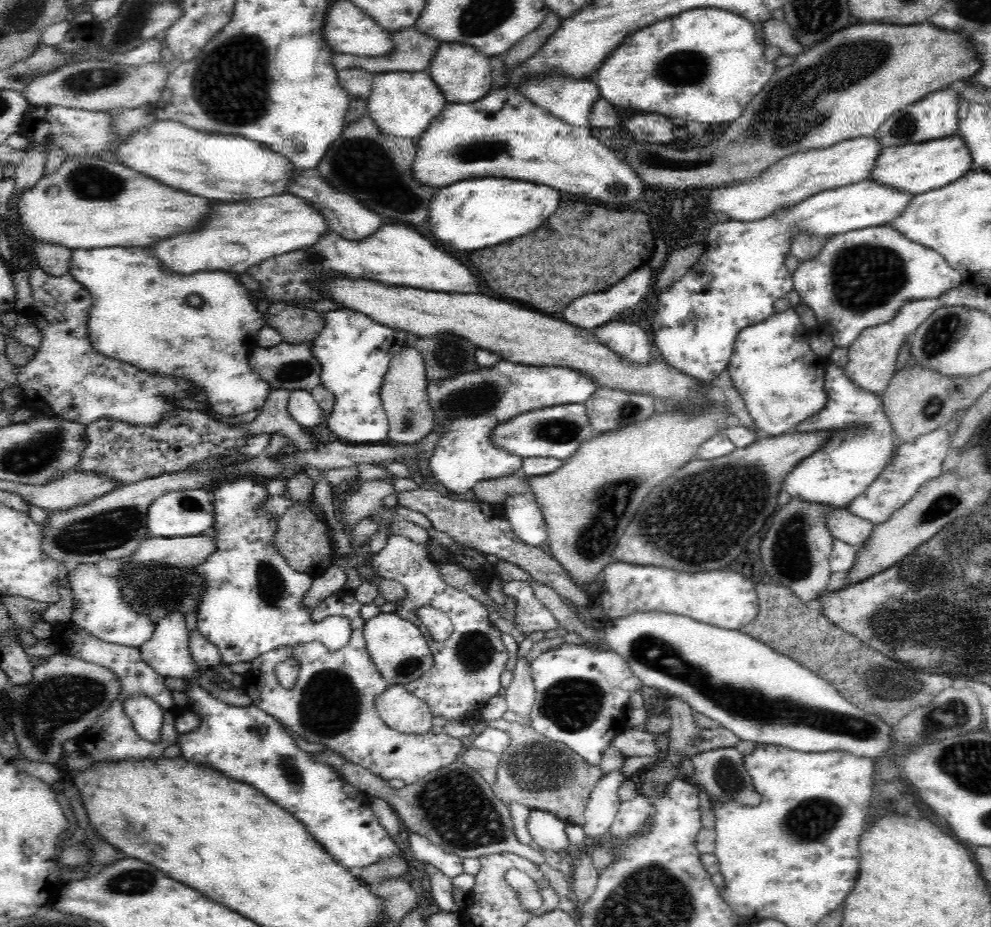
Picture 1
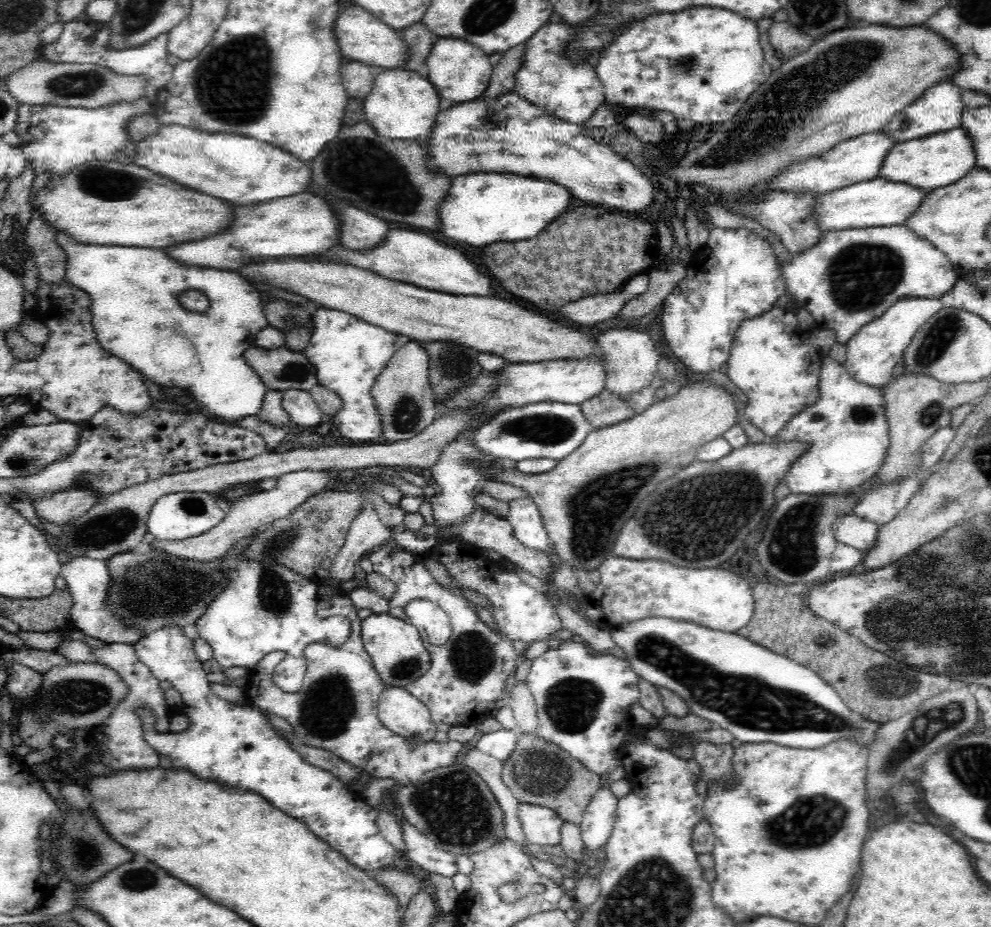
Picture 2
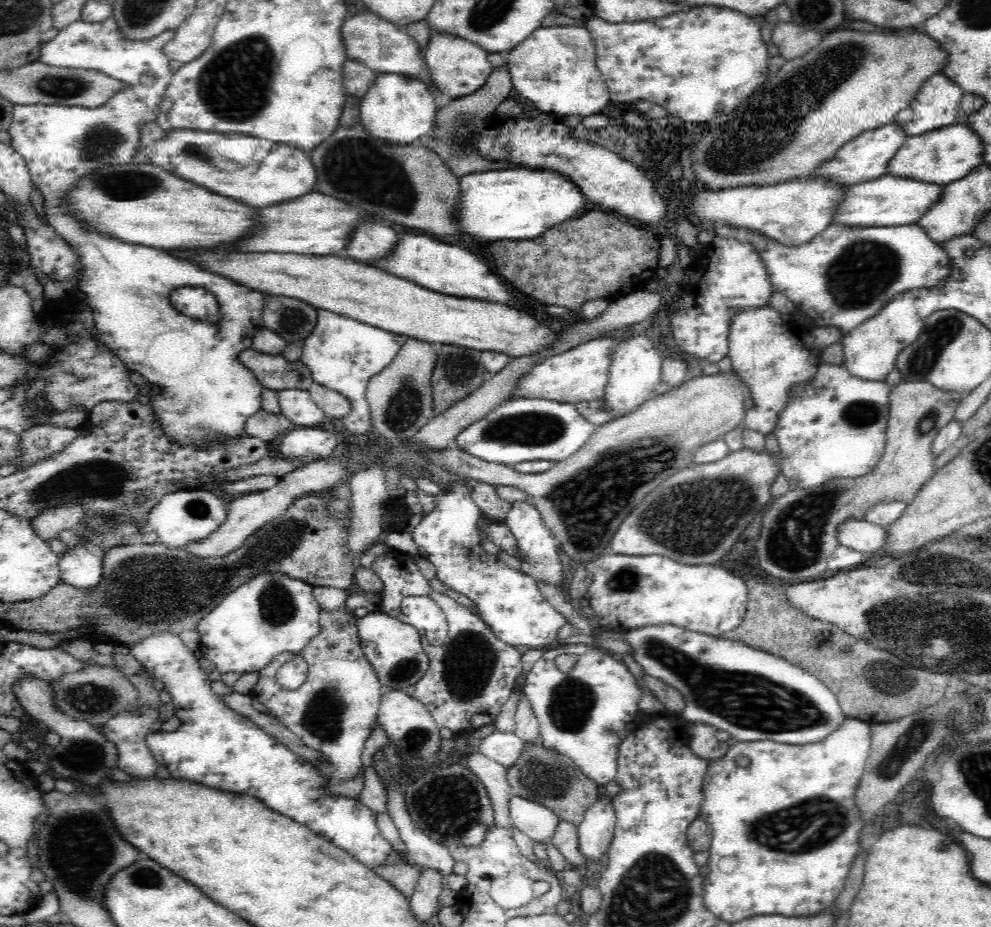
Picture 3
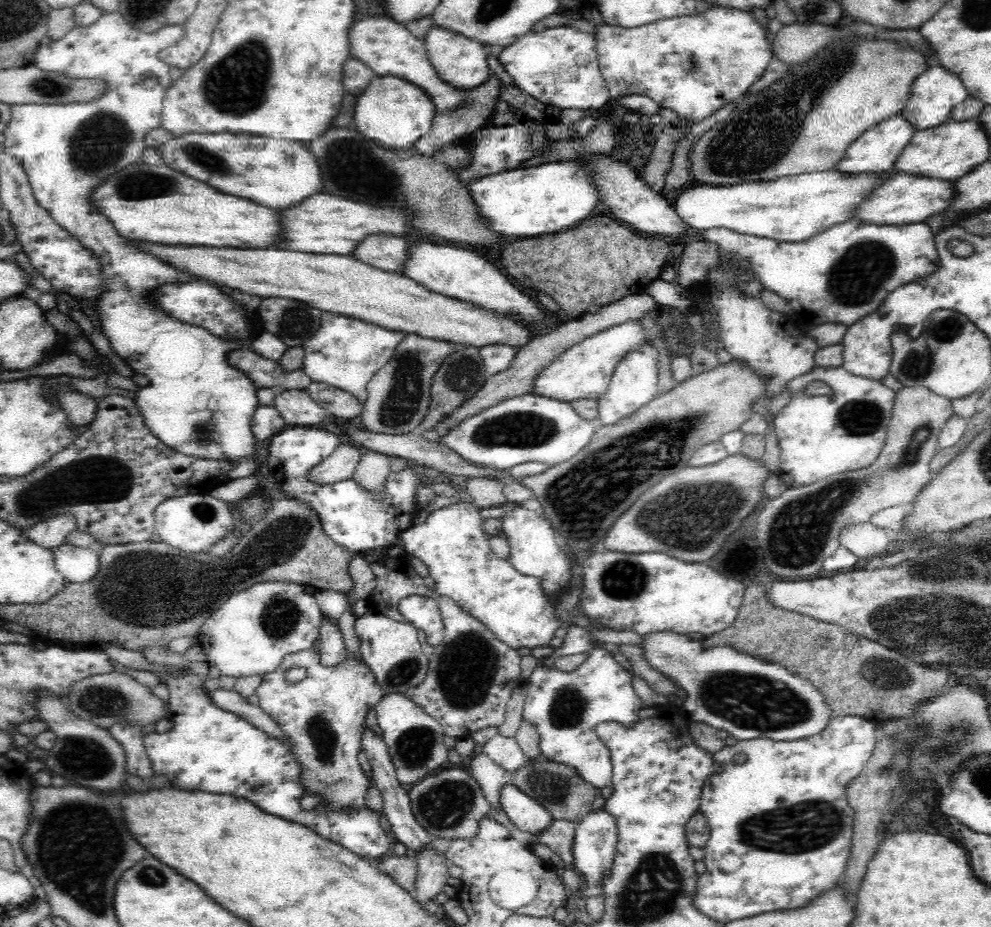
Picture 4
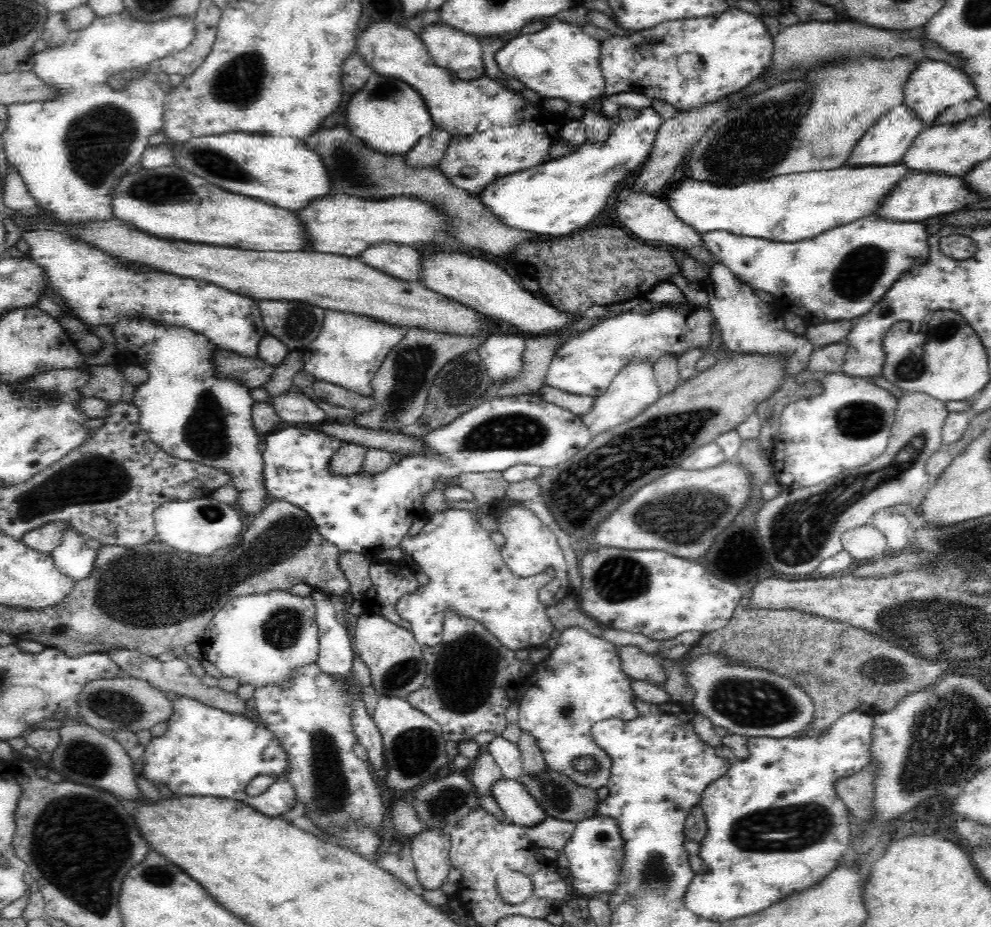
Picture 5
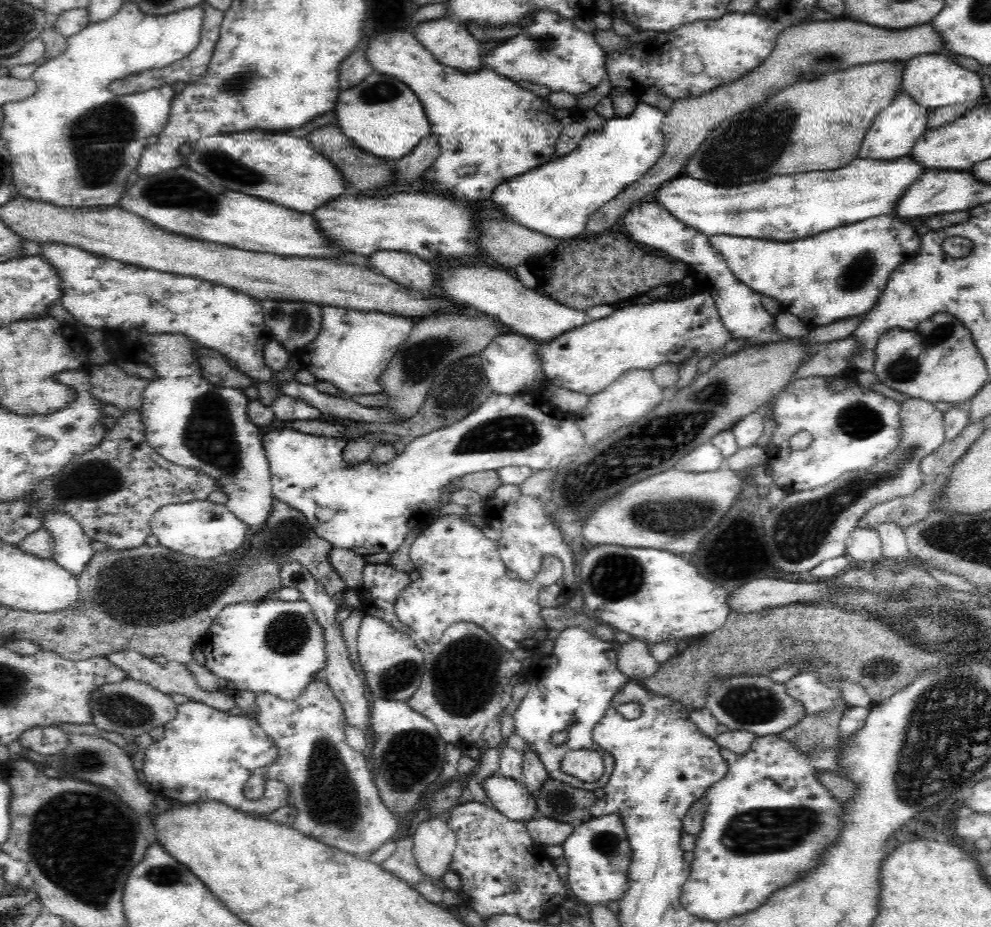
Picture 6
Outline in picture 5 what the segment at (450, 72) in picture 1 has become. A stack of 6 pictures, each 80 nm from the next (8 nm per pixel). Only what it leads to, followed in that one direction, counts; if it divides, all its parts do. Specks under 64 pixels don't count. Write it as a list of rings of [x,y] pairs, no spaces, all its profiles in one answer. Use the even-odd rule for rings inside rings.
[[[438,22],[420,36],[436,66],[451,72],[455,79],[470,81],[484,74],[480,43],[474,35]]]

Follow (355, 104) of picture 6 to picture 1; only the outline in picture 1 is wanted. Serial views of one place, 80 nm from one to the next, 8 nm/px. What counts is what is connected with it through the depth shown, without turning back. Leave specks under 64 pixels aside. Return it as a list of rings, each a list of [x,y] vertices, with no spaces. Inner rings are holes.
[[[384,72],[373,74],[372,91],[366,101],[367,116],[386,136],[416,139],[437,117],[447,101],[429,73]]]

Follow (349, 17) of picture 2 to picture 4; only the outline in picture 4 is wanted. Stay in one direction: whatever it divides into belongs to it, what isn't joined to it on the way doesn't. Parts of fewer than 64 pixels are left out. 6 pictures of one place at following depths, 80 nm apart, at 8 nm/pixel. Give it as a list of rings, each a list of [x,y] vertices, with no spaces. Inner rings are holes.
[[[364,18],[350,28],[350,54],[361,60],[375,74],[380,76],[398,76],[408,80],[424,90],[434,103],[436,114],[449,115],[460,107],[467,105],[465,98],[474,89],[455,90],[439,79],[438,73],[429,61],[424,44],[412,36],[404,26],[386,20],[386,18]]]

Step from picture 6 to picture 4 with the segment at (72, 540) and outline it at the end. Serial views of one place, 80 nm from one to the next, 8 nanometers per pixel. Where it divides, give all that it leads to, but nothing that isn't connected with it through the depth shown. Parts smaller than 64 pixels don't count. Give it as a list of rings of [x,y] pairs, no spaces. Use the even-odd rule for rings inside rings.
[[[68,541],[52,550],[54,563],[69,583],[86,583],[98,573],[99,557],[86,547],[80,548]]]

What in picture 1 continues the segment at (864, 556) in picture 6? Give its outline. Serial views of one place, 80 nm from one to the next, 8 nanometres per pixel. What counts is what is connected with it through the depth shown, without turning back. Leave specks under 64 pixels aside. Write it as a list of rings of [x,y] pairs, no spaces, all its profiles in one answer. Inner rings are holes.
[[[847,509],[832,511],[826,516],[828,530],[836,539],[860,549],[874,530],[875,524],[864,520]]]

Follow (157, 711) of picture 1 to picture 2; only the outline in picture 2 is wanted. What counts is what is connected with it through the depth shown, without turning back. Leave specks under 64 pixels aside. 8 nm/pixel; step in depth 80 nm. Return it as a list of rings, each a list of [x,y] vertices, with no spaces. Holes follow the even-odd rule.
[[[163,625],[155,629],[148,636],[132,645],[137,653],[138,660],[142,661],[159,681],[167,680],[170,688],[180,695],[180,706],[183,714],[188,717],[188,726],[176,733],[158,733],[154,728],[152,712],[145,707],[140,707],[137,713],[142,716],[144,740],[158,756],[167,756],[172,760],[174,769],[186,769],[201,777],[205,781],[217,781],[236,788],[243,788],[264,797],[286,815],[302,821],[320,840],[329,844],[335,851],[343,854],[355,867],[368,872],[384,869],[392,864],[396,850],[382,836],[376,825],[378,811],[365,804],[365,800],[358,800],[356,794],[350,794],[344,788],[344,782],[336,780],[333,773],[317,765],[310,764],[302,759],[301,755],[292,745],[274,731],[268,718],[252,705],[248,708],[239,708],[236,704],[216,696],[210,688],[211,682],[206,679],[206,671],[202,661],[197,657],[194,645],[178,625]]]

